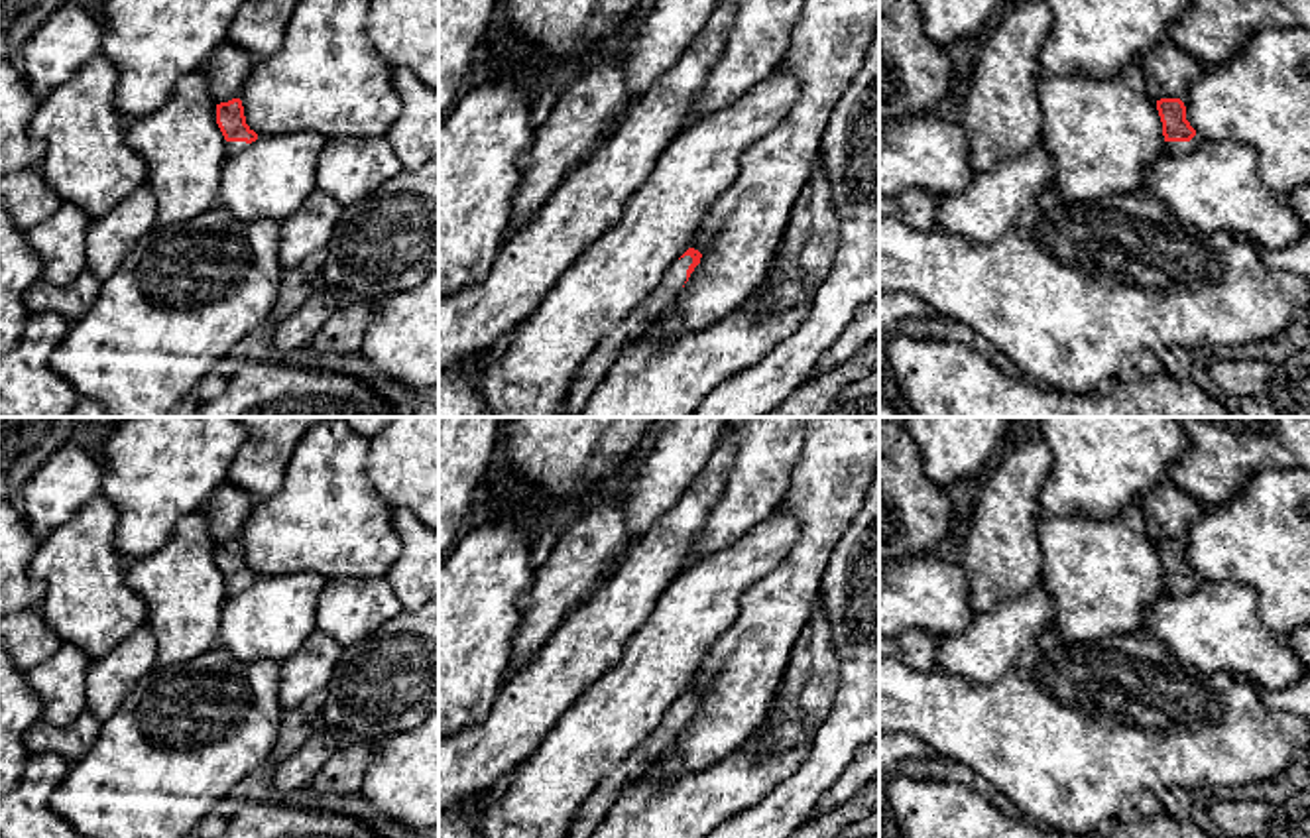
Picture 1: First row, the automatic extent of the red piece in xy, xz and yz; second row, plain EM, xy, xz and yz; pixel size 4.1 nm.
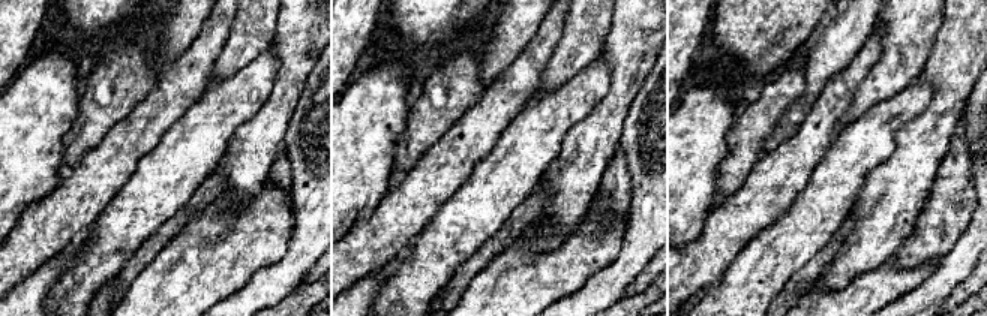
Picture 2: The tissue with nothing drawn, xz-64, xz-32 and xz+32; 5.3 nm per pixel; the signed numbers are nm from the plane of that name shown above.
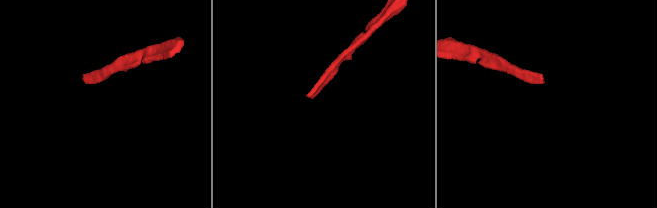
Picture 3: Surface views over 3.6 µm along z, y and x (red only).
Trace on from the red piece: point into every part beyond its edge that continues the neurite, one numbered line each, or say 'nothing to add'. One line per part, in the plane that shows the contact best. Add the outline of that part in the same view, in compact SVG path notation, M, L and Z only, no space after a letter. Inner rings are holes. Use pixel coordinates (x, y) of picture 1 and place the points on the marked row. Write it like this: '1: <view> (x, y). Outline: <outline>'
1: xz (595, 368). Outline: M690 256L677 260L659 285L598 342L598 346L582 362L574 380L570 382L568 393L559 409L563 417L580 415L588 397L608 376L624 348L647 332L649 327L671 307L686 281L686 269L690 264Z

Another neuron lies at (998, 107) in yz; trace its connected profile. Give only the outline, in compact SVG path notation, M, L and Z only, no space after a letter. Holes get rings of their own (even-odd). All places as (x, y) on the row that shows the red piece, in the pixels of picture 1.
M1013 0L978 37L972 73L954 100L974 171L1041 146L1039 55L1050 28L1052 12L1044 0Z

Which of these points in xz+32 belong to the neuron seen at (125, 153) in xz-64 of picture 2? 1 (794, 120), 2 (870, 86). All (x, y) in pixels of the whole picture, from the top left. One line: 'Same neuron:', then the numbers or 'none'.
Same neuron: none

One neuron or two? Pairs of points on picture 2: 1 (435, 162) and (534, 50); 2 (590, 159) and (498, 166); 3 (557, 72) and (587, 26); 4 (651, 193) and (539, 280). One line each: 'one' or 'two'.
1: one
2: two
3: one
4: two

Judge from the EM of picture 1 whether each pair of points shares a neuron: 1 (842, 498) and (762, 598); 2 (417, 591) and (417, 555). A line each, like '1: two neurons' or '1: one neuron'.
1: one neuron
2: one neuron

